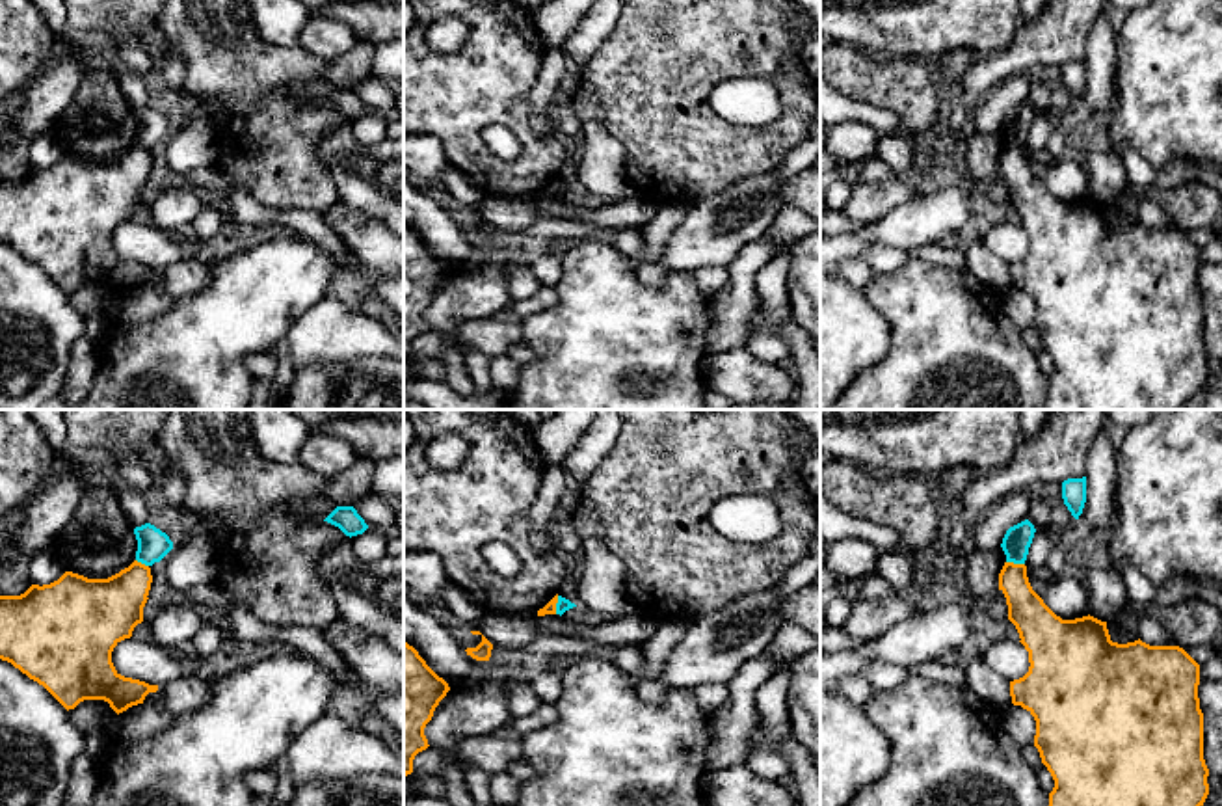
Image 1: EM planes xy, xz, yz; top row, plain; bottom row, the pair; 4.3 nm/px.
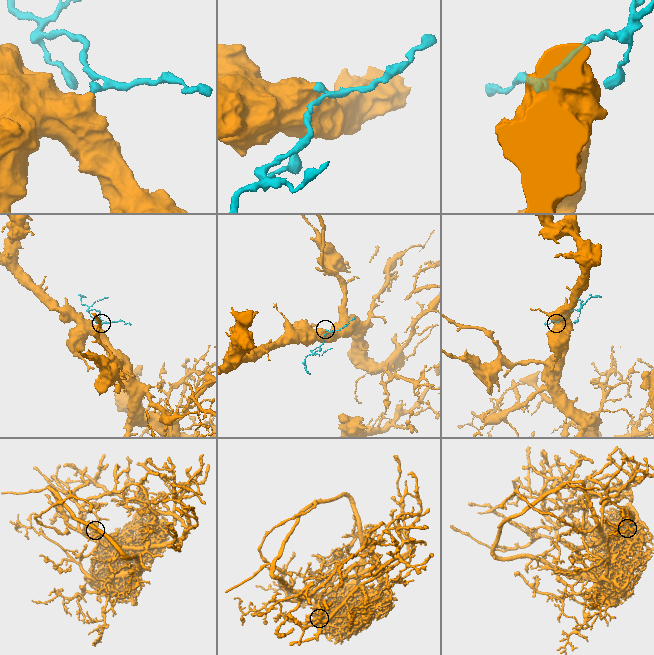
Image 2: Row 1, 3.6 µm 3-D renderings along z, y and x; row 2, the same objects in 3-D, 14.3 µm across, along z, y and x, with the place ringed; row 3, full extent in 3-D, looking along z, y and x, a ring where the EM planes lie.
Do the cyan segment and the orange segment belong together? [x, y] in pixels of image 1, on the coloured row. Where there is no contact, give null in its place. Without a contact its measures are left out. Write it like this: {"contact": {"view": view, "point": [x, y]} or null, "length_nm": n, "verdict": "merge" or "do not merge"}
{"contact": {"view": "xz", "point": [557, 605]}, "length_nm": 80, "verdict": "do not merge"}

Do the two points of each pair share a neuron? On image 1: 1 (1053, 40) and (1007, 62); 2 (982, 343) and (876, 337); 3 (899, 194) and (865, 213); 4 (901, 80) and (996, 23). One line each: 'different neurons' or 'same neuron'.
1: same neuron
2: different neurons
3: same neuron
4: different neurons

